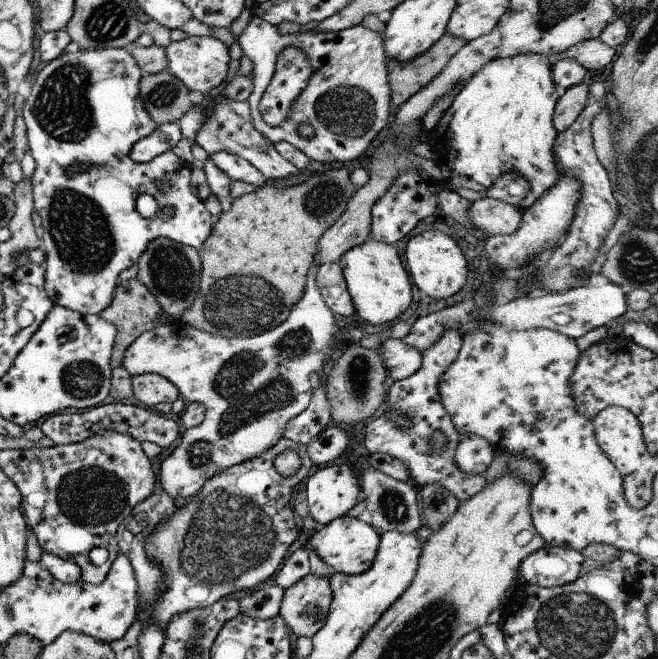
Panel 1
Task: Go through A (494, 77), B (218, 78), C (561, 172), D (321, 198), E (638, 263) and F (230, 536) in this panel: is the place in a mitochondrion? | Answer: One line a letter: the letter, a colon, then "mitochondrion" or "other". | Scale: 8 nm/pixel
A: other
B: other
C: other
D: mitochondrion
E: mitochondrion
F: mitochondrion

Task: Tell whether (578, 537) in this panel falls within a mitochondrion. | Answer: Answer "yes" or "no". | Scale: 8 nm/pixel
no

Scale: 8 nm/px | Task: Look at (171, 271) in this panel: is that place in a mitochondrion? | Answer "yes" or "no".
yes

